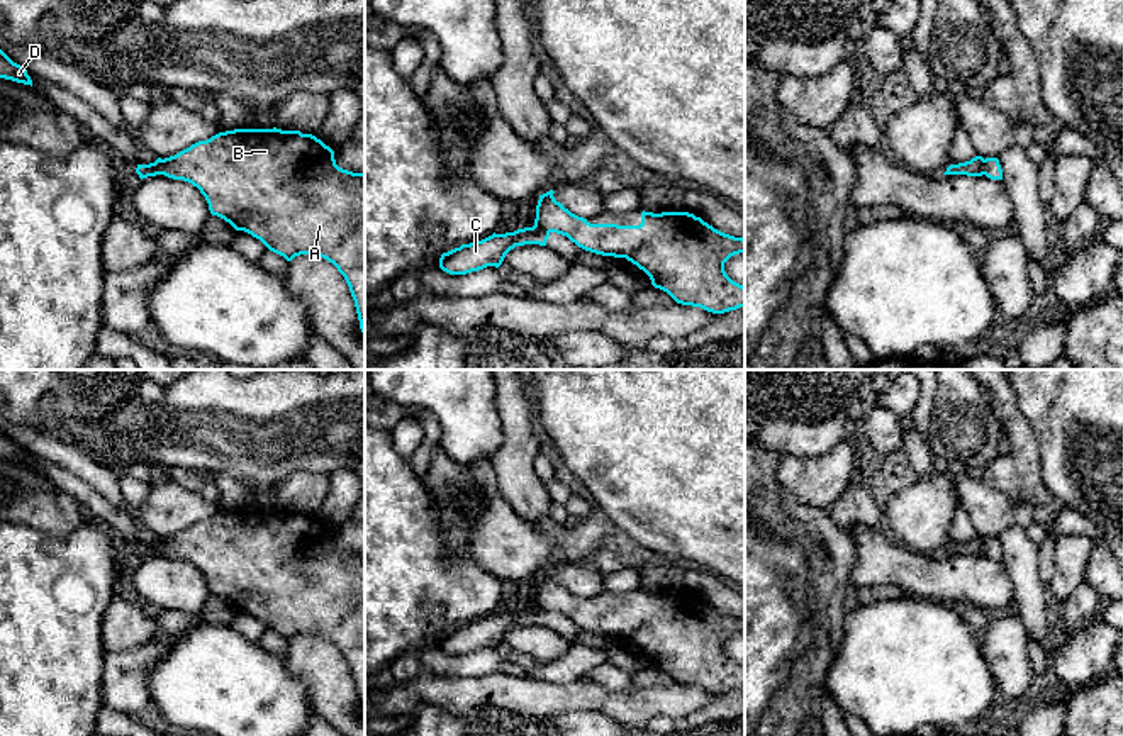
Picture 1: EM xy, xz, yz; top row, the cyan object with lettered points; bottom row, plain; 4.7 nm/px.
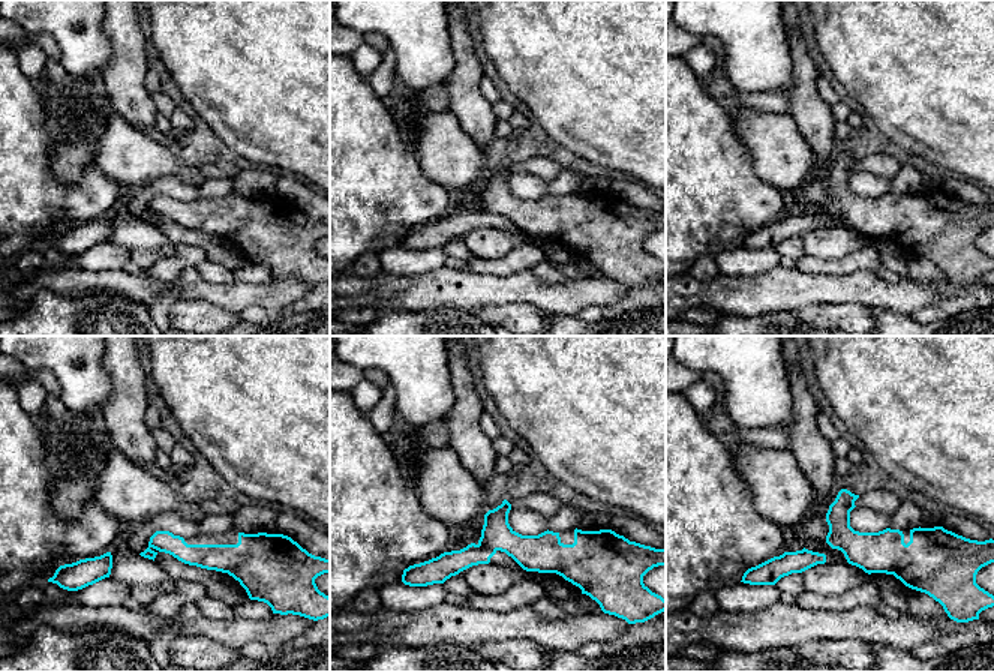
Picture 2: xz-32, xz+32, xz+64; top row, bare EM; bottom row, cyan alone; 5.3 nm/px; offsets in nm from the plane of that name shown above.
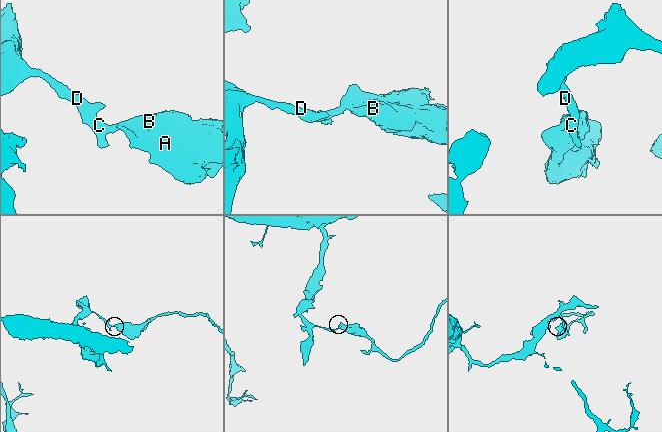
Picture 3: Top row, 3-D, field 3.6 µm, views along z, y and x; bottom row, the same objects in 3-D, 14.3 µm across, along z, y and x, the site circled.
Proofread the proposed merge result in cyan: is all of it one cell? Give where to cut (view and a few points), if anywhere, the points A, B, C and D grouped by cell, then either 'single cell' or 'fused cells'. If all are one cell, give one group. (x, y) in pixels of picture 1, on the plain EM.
cut xz (535, 604), (550, 611); groups A B / C D; fused cells

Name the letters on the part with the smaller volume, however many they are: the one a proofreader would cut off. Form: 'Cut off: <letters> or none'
Cut off: A, B

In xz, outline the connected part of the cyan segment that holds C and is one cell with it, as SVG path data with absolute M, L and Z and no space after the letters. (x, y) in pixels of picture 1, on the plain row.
M536 605L517 609L506 614L492 614L482 621L461 624L439 638L439 648L450 655L467 655L487 646L499 648L506 634L516 626L539 624L546 626L550 611Z

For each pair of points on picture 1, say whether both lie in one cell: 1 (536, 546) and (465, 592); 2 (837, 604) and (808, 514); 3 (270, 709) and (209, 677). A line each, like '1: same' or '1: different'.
1: different
2: same
3: same

